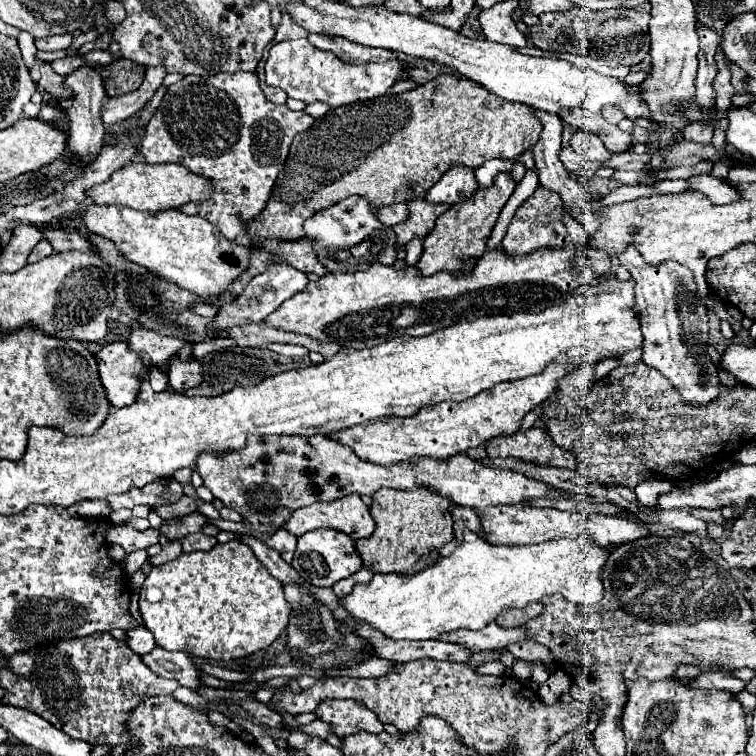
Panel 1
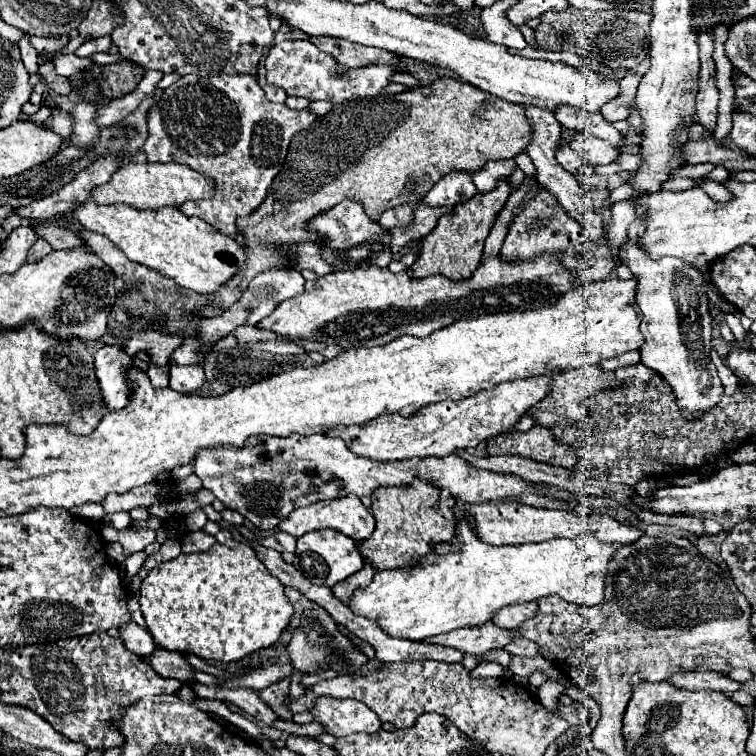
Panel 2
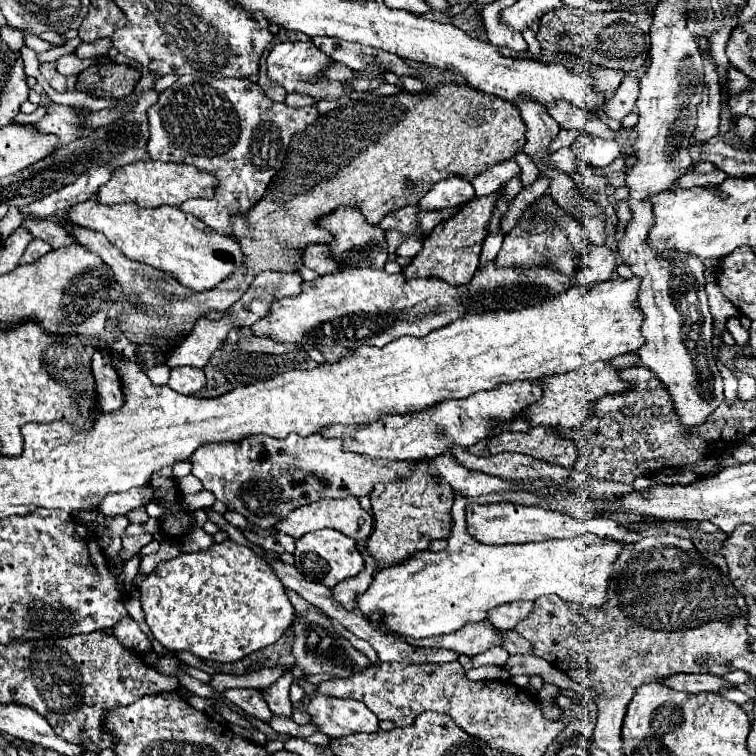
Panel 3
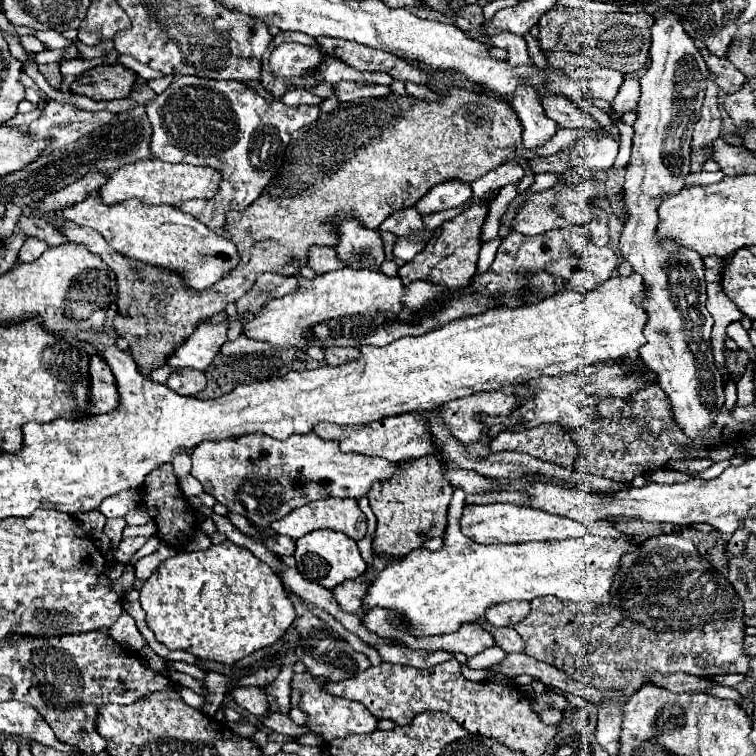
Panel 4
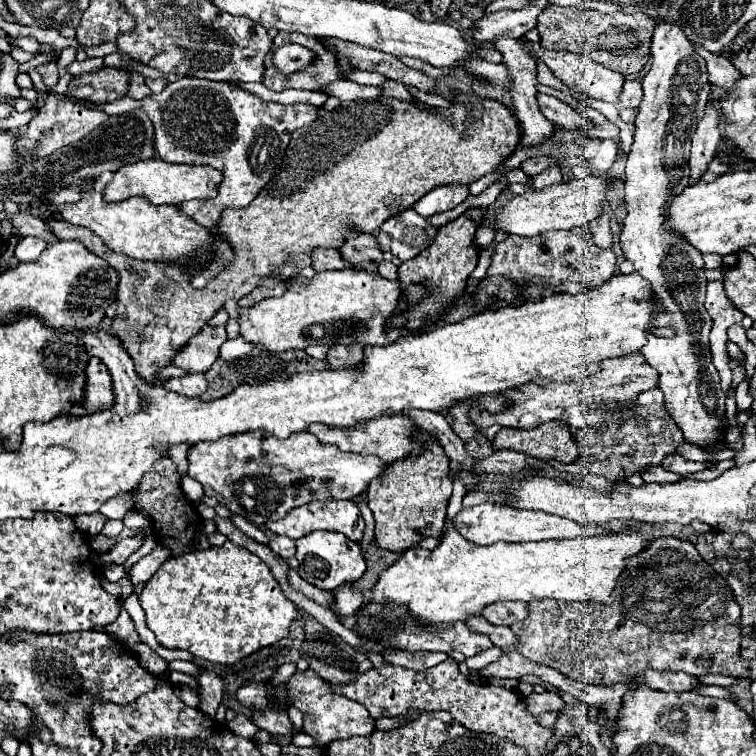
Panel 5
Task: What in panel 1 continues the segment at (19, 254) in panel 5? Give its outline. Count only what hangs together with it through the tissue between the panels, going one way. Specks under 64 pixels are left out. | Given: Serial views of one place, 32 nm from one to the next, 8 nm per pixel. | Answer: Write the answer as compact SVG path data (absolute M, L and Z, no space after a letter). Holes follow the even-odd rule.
M40 240L40 242L34 246L34 250L30 252L28 260L30 260L30 262L38 262L38 260L46 258L48 254L52 254L52 246L50 246L46 240Z

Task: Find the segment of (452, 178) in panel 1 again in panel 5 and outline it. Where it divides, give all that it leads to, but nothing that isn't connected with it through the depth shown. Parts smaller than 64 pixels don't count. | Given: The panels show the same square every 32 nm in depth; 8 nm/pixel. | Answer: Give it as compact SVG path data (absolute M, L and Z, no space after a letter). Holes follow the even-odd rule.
M450 184L450 186L440 186L440 188L434 188L432 192L428 192L426 196L422 196L412 208L428 218L432 214L438 214L438 212L444 212L444 210L450 210L458 204L462 204L466 198L470 196L470 190L468 186L458 186L458 184Z

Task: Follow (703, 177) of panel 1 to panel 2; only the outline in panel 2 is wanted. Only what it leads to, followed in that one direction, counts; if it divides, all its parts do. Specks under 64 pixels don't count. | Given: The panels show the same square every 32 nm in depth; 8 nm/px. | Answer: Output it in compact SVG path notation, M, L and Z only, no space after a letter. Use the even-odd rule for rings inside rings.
M702 178L700 184L696 184L696 188L704 188L704 192L708 192L708 196L712 196L712 200L718 204L726 204L728 200L732 200L732 192L728 192L728 188L724 188L722 182L710 178Z

